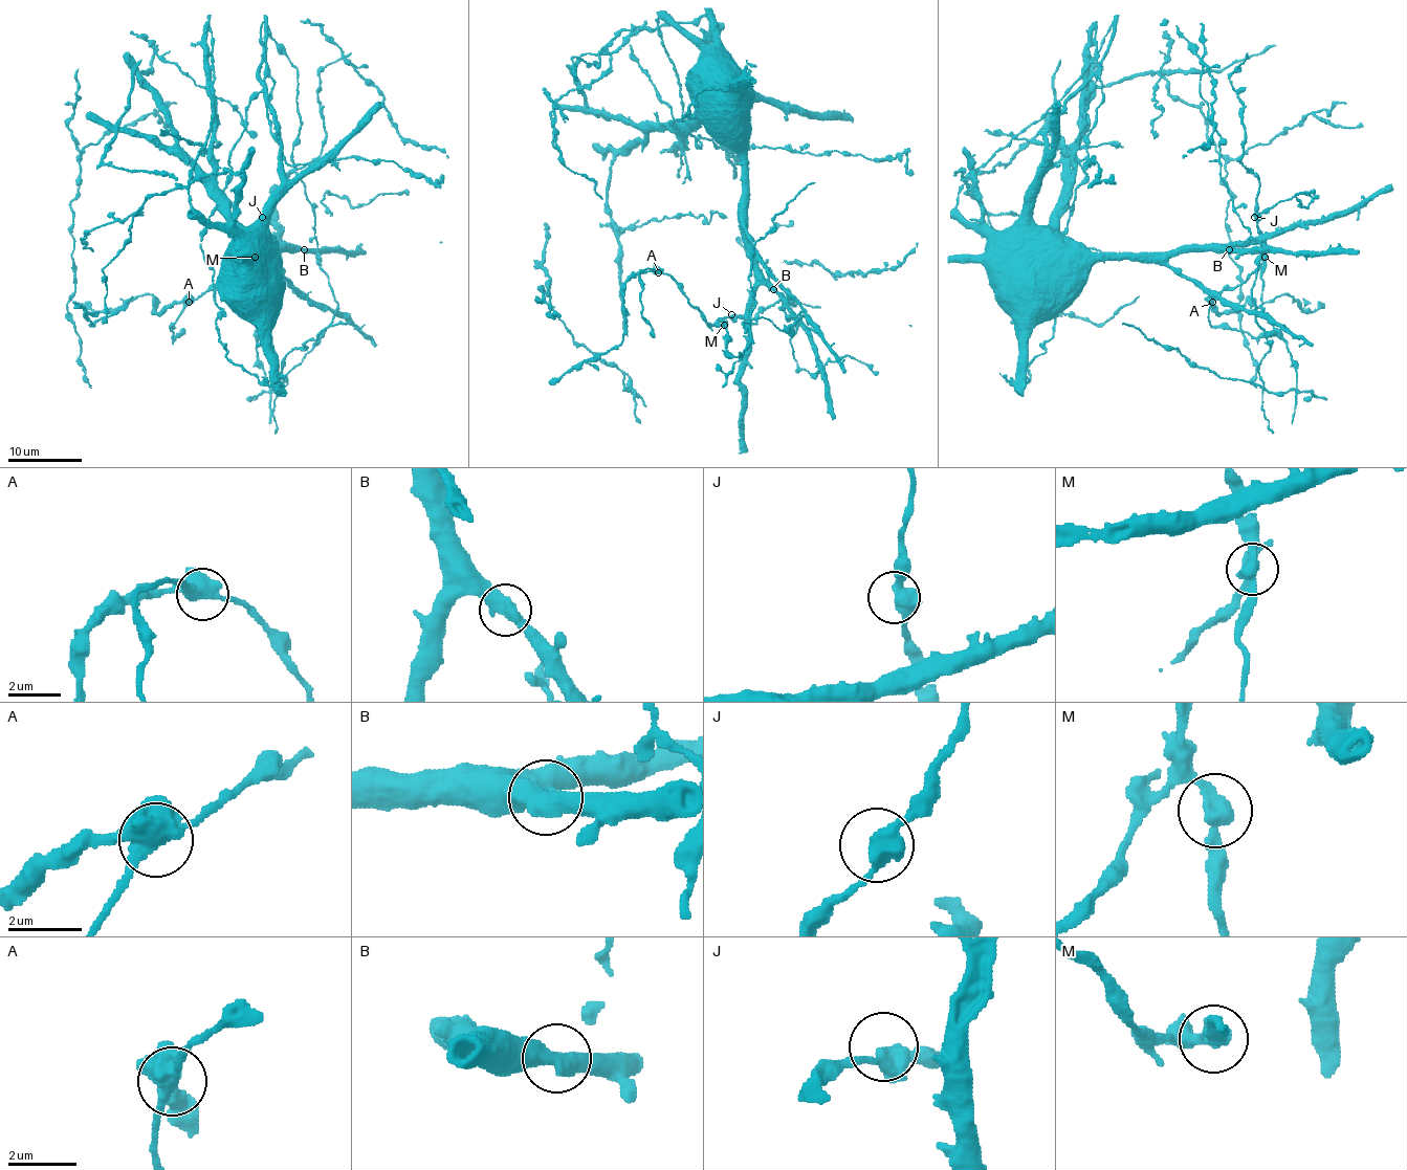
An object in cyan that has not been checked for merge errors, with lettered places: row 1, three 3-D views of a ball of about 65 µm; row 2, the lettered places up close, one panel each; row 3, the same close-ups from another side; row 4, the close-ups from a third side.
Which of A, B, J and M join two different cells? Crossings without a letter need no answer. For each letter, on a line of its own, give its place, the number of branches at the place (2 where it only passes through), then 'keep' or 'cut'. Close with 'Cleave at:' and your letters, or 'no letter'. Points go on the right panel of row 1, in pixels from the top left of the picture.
A: (1212, 302) | 5 | cut
B: (1229, 249) | 2 | keep
J: (1254, 217) | 2 | keep
M: (1265, 257) | 2 | cut
Cleave at: A, M

